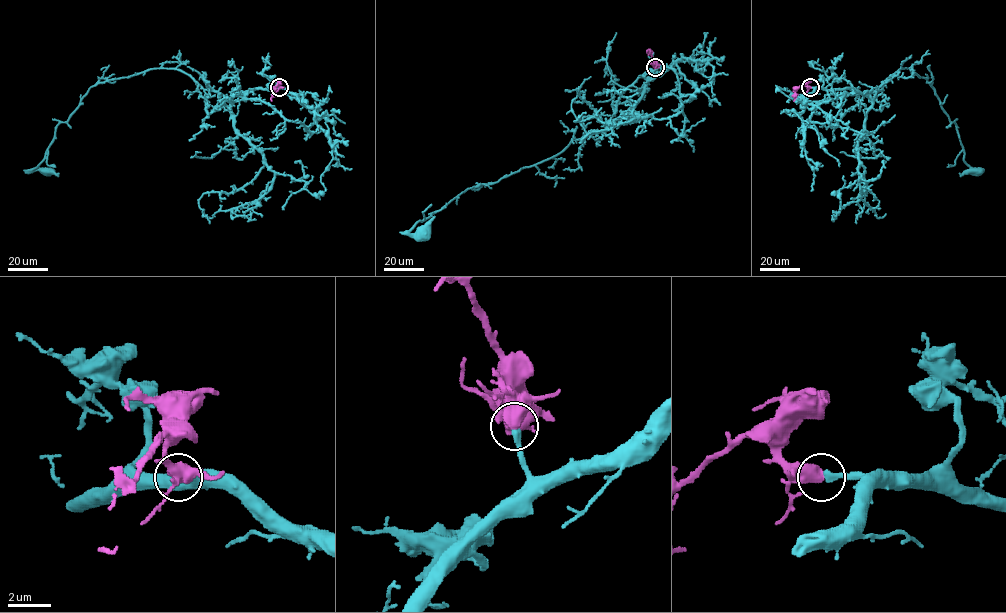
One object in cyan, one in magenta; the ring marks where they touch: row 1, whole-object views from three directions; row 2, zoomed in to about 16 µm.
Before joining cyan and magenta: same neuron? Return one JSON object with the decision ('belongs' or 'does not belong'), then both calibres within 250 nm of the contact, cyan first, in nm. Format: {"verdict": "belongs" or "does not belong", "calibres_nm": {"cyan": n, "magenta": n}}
{"verdict": "belongs", "calibres_nm": {"cyan": 320, "magenta": 650}}

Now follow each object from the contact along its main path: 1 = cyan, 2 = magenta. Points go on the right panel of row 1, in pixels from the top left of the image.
1: (810, 87), (851, 89), (872, 97), (893, 74), (908, 68), (931, 84), (956, 126), (964, 161), (975, 171)
2: (810, 87), (802, 84), (795, 92), (794, 101)

